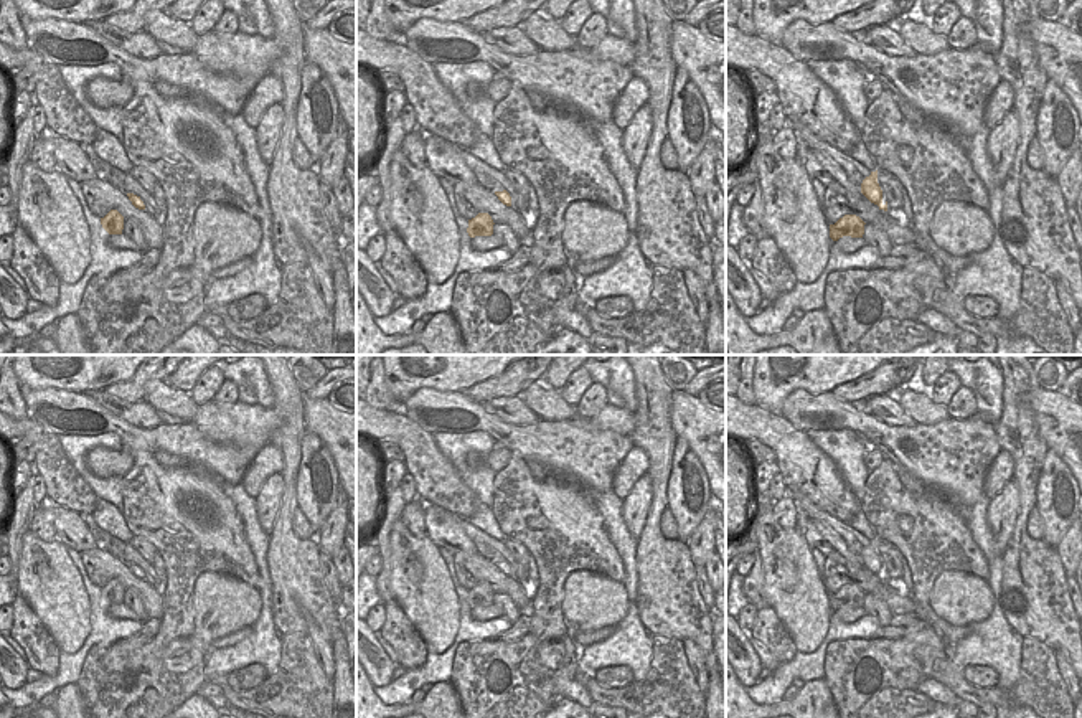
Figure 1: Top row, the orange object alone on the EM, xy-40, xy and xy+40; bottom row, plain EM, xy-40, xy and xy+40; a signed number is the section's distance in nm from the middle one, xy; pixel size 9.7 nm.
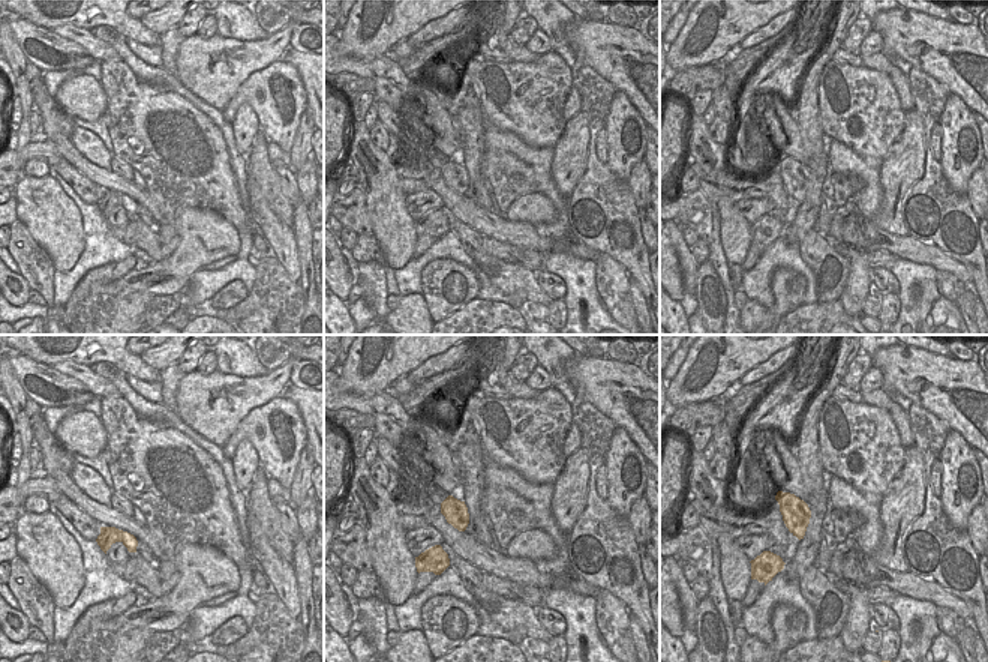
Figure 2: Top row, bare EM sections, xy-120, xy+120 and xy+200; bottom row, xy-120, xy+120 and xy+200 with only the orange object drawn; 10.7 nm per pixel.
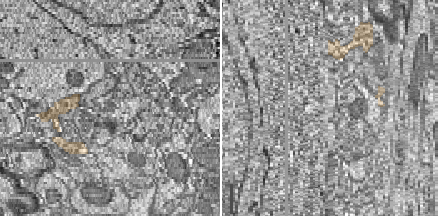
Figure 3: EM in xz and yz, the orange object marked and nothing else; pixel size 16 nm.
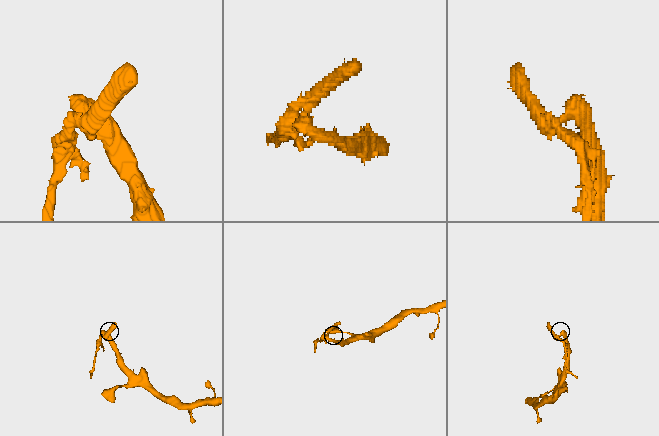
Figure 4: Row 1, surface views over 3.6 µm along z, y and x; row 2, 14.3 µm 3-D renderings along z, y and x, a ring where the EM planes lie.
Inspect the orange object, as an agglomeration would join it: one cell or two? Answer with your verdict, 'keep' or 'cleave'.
cleave

